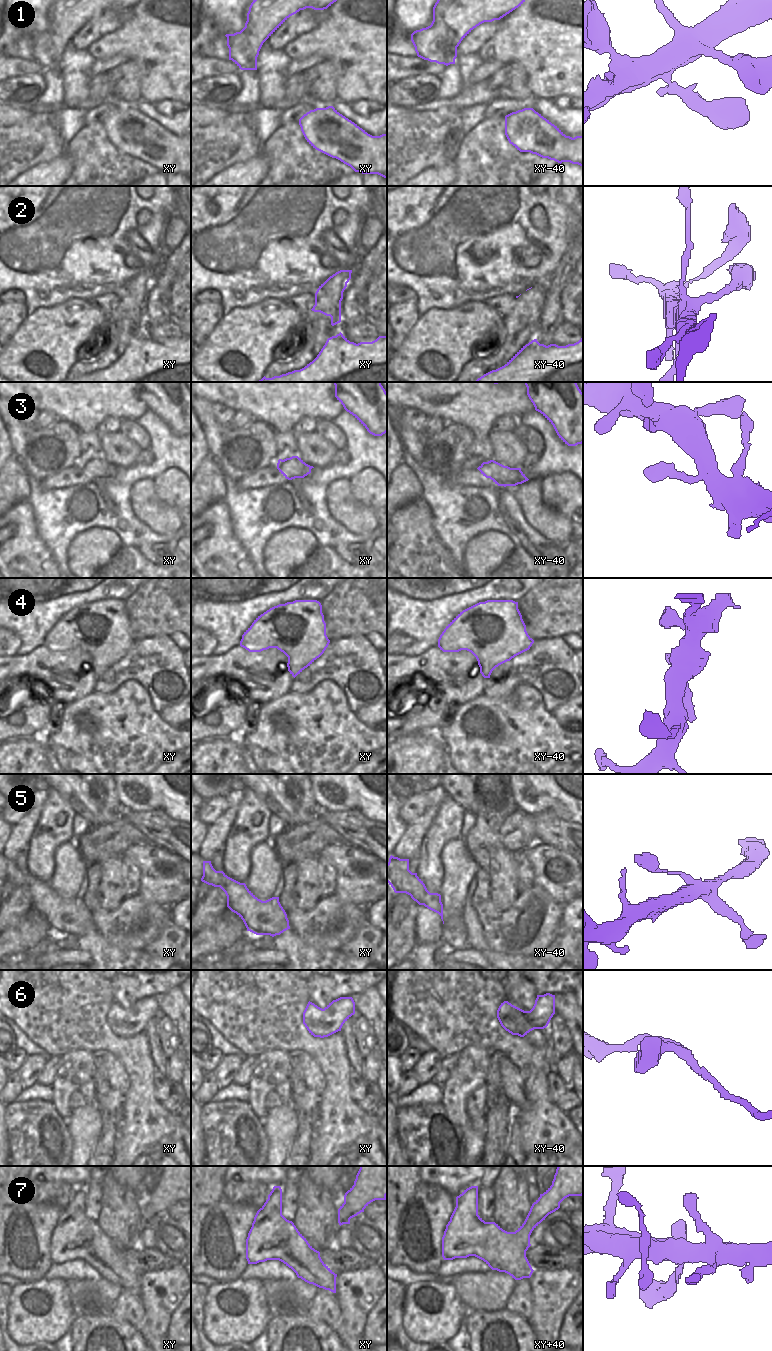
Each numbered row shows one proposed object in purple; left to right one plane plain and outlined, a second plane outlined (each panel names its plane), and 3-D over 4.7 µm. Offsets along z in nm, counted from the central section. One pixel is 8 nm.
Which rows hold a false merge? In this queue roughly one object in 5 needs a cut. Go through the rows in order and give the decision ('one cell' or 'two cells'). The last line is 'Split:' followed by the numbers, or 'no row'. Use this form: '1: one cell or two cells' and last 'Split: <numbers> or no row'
1: one cell
2: two cells
3: one cell
4: one cell
5: one cell
6: one cell
7: one cell
Split: 2

